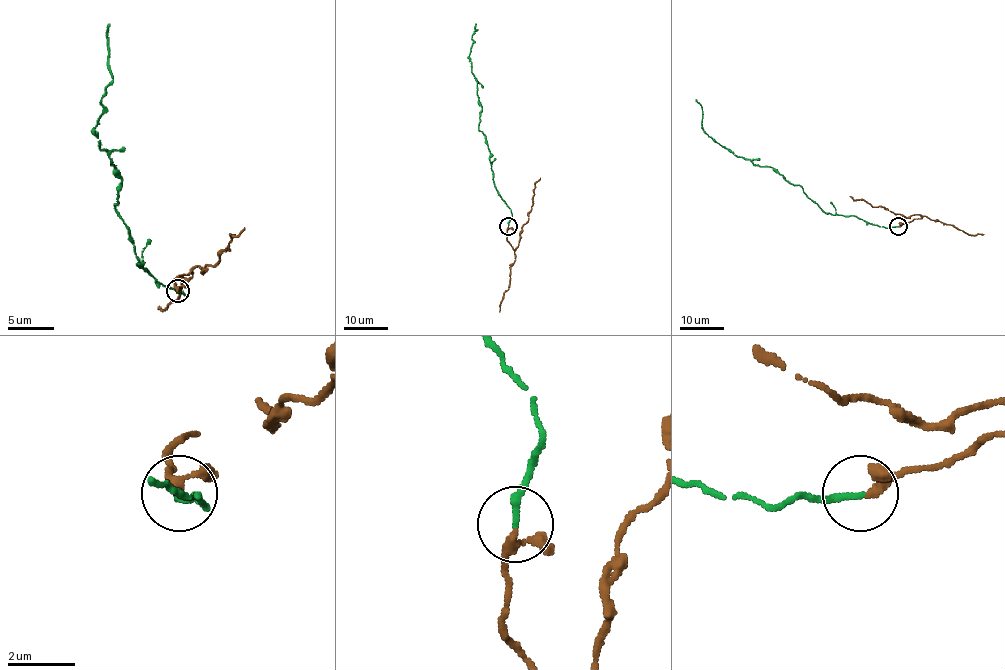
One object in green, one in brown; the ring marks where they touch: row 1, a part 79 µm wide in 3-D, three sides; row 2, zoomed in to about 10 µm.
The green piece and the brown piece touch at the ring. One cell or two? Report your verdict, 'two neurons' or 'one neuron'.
one neuron

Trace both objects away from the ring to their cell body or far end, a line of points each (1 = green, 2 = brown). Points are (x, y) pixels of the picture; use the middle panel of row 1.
1: (508, 226), (511, 213), (494, 183), (486, 137), (478, 128), (482, 107), (469, 55), (476, 24)
2: (508, 226), (507, 240), (514, 249), (532, 208), (534, 183), (540, 178)

